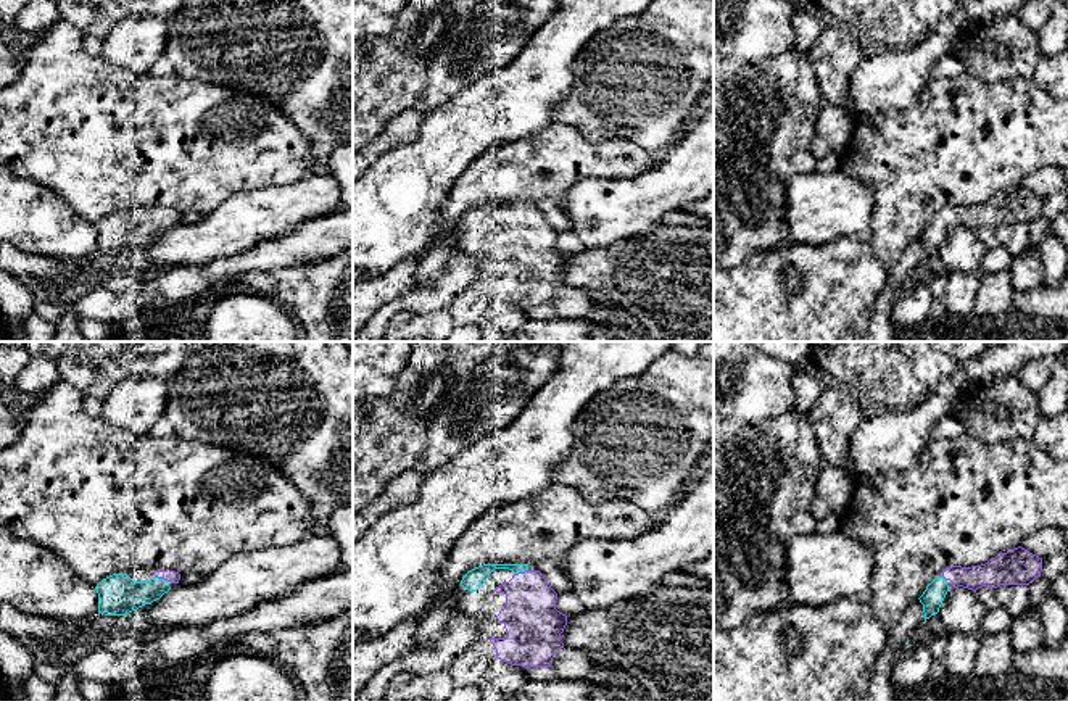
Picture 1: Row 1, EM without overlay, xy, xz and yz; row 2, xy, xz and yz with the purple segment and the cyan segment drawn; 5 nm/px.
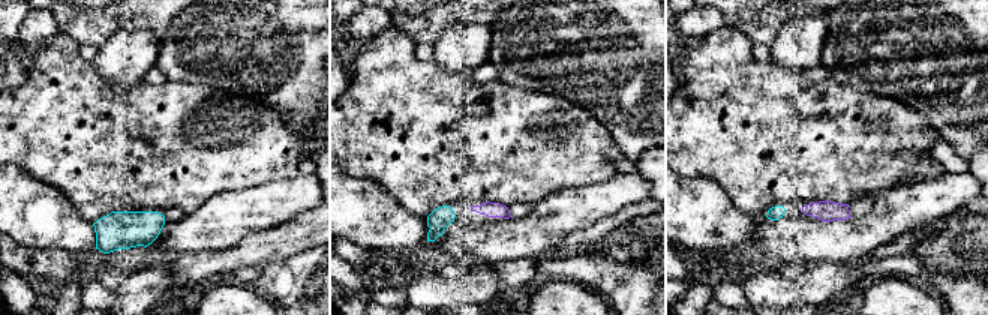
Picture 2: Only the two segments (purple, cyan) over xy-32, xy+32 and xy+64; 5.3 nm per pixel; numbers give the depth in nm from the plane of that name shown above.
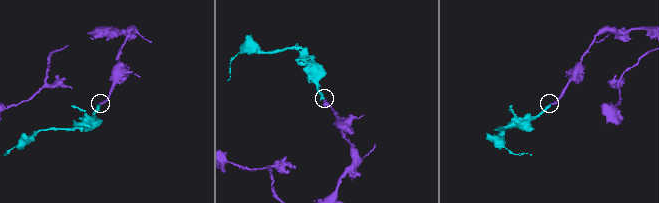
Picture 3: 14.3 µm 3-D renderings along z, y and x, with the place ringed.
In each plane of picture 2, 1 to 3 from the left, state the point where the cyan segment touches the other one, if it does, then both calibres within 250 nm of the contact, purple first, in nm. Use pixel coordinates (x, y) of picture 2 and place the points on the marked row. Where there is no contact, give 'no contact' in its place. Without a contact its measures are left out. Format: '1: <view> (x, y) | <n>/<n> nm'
1: no contact
2: no contact
3: no contact

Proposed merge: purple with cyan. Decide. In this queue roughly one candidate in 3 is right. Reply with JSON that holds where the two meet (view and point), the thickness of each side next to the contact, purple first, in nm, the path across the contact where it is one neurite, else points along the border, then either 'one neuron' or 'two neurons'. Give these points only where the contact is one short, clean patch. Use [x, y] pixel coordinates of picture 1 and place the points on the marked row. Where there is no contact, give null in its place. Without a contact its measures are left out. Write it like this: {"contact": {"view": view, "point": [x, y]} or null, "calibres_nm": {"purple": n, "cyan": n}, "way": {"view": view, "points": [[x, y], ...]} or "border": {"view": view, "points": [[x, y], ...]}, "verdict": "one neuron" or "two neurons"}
{"contact": {"view": "xz", "point": [521, 572]}, "calibres_nm": {"purple": 280, "cyan": 90}, "verdict": "one neuron"}

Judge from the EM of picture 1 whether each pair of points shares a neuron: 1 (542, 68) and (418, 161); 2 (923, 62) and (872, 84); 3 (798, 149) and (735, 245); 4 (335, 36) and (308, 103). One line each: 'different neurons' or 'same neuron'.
1: same neuron
2: same neuron
3: same neuron
4: same neuron

